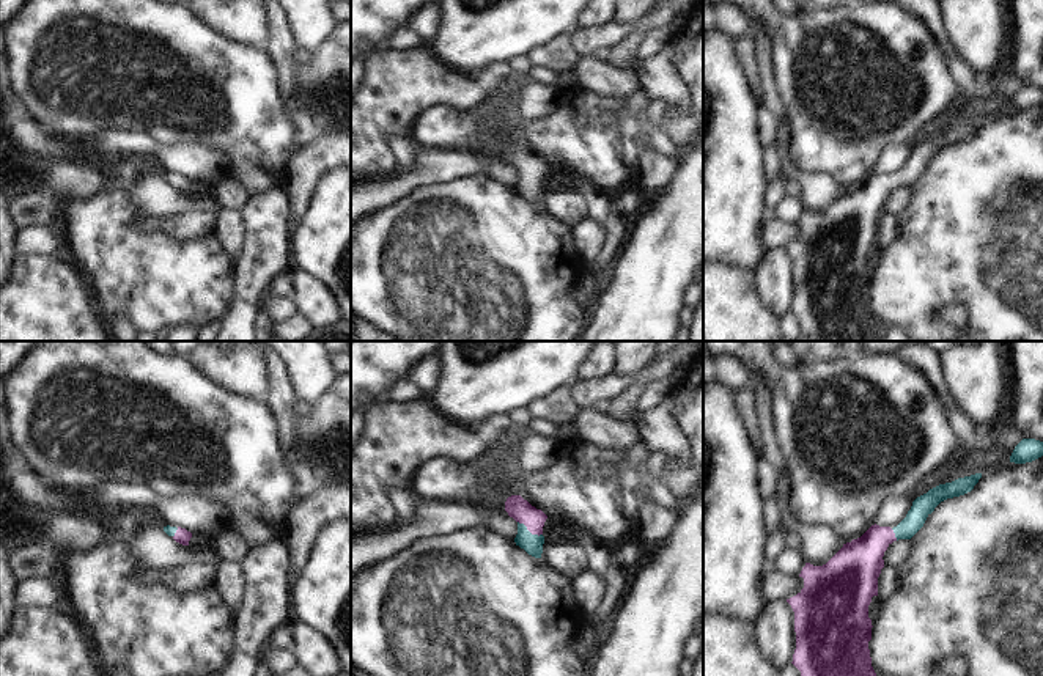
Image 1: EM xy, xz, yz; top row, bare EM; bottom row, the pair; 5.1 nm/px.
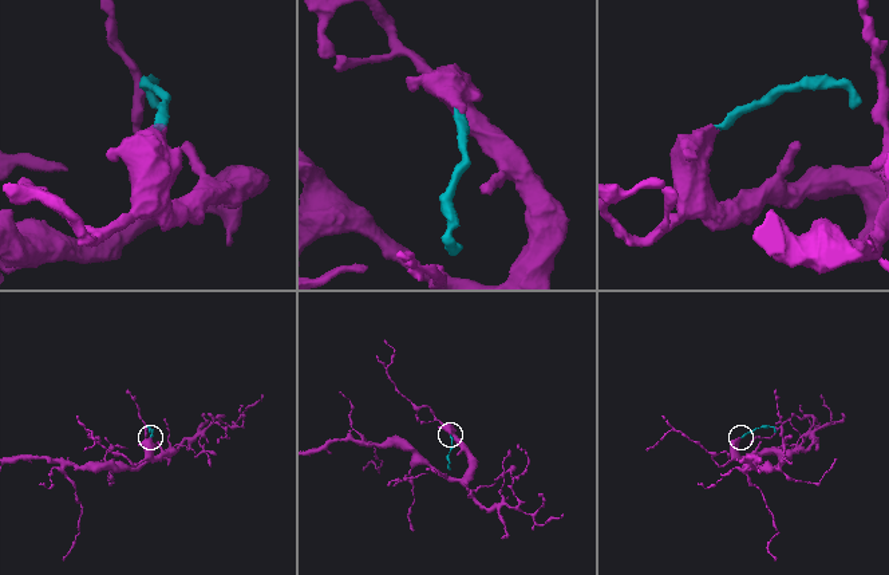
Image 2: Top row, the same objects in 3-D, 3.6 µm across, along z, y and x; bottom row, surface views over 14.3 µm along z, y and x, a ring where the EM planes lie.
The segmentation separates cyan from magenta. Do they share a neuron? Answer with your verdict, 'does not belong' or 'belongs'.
belongs

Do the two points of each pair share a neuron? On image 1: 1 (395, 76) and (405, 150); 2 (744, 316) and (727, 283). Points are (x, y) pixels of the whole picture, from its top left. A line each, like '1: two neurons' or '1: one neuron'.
1: two neurons
2: one neuron

